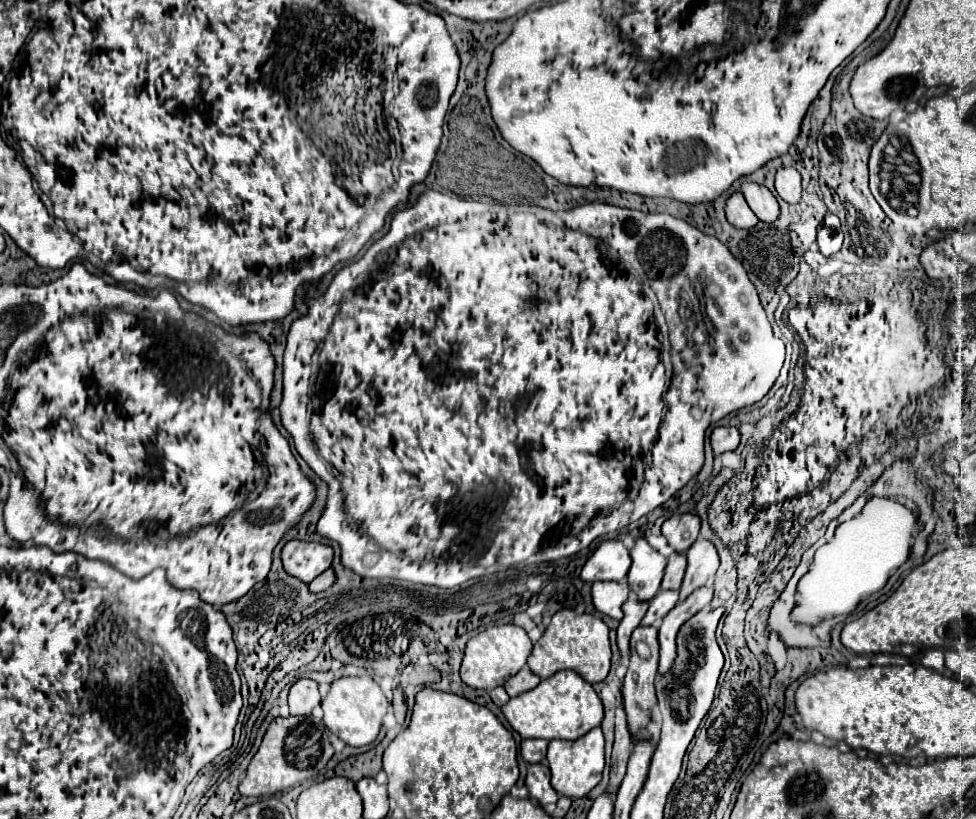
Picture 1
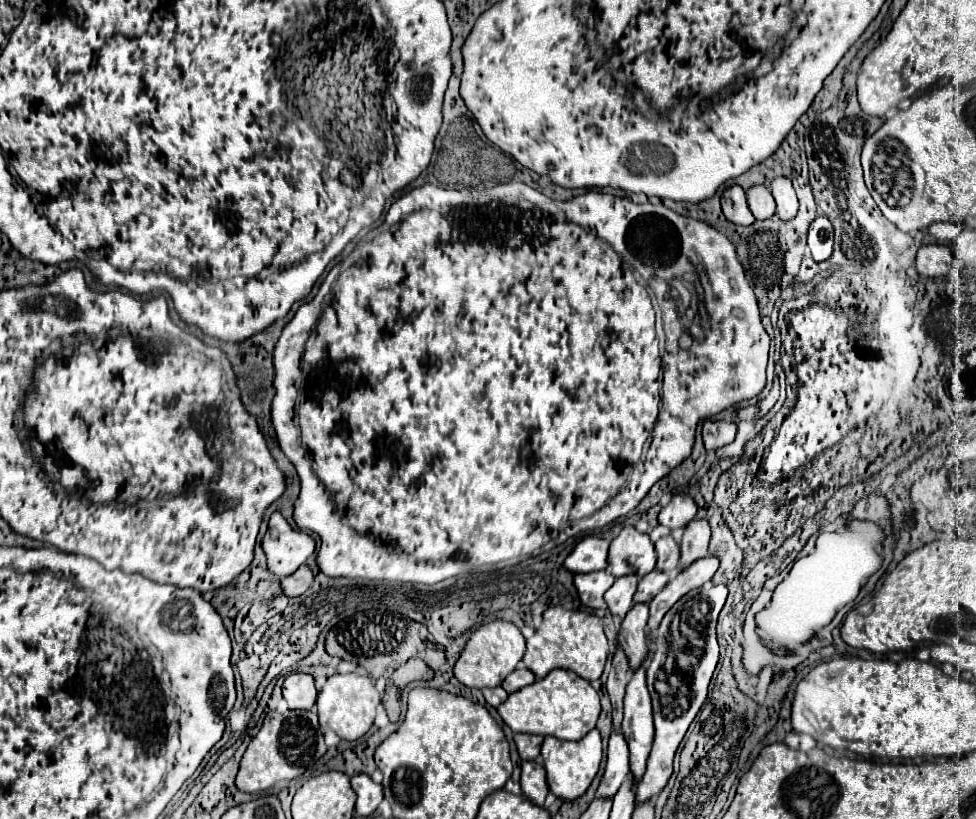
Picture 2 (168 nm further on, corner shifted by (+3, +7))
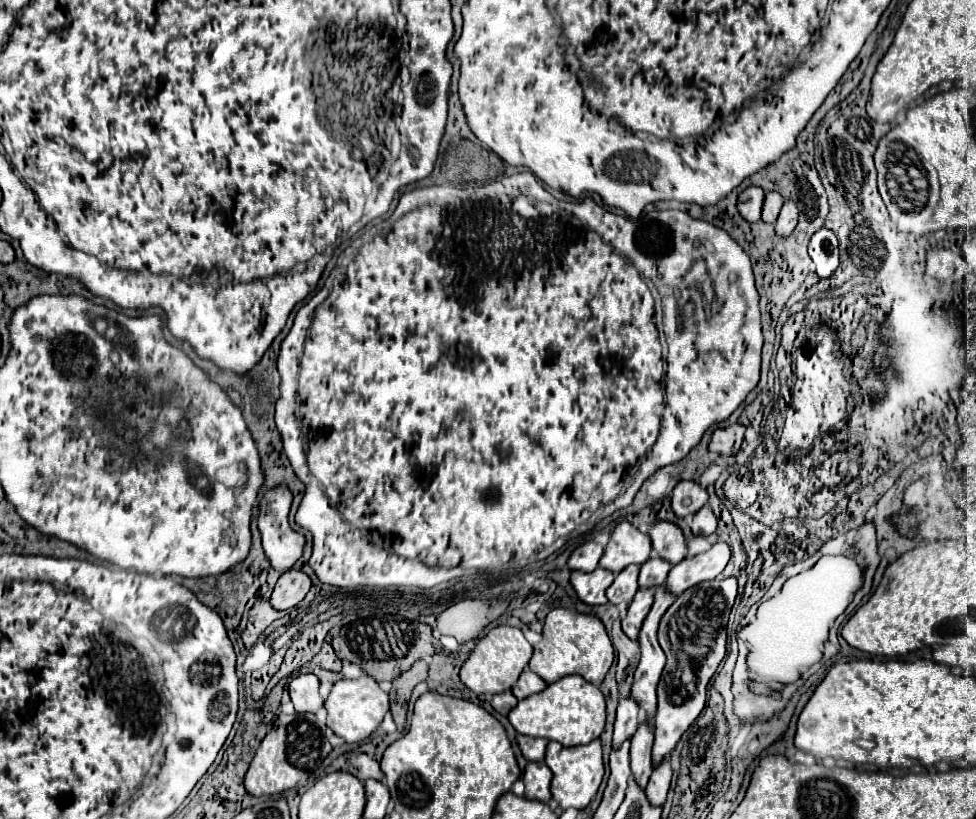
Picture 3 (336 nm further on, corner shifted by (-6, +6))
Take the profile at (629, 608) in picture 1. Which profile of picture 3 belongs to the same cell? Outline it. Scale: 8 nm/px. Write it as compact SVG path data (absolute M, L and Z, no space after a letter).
M629 565L621 573L617 573L613 585L607 589L609 601L613 605L627 607L631 603L631 597L635 597L637 589L639 589L637 577L639 577L639 565Z

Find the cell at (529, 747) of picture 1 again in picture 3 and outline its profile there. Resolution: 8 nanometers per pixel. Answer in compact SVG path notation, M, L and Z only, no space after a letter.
M517 735L517 743L519 743L519 749L521 749L521 753L523 753L523 757L527 761L541 761L541 759L545 759L545 747L547 747L545 739Z

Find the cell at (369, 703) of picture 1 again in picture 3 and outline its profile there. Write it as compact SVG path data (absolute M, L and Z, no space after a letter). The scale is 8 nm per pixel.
M361 675L359 679L353 681L339 679L325 701L325 709L327 709L327 725L333 729L333 733L343 737L347 743L357 743L367 739L381 725L389 709L389 695L369 675Z

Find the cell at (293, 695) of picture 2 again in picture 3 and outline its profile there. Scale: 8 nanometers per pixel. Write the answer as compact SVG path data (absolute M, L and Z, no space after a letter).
M299 675L289 683L289 695L299 713L315 713L323 707L319 695L319 679L315 675Z

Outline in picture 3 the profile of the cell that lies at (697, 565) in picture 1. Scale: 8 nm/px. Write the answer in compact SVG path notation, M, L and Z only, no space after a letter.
M707 505L693 515L693 523L691 523L693 535L711 535L715 533L715 529L717 529L717 517Z

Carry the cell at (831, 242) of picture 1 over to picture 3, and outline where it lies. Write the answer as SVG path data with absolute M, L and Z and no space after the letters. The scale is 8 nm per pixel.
M823 227L811 237L809 257L813 259L819 277L825 279L833 275L833 271L839 265L839 247L837 247L837 237L835 233L831 233L831 229Z

